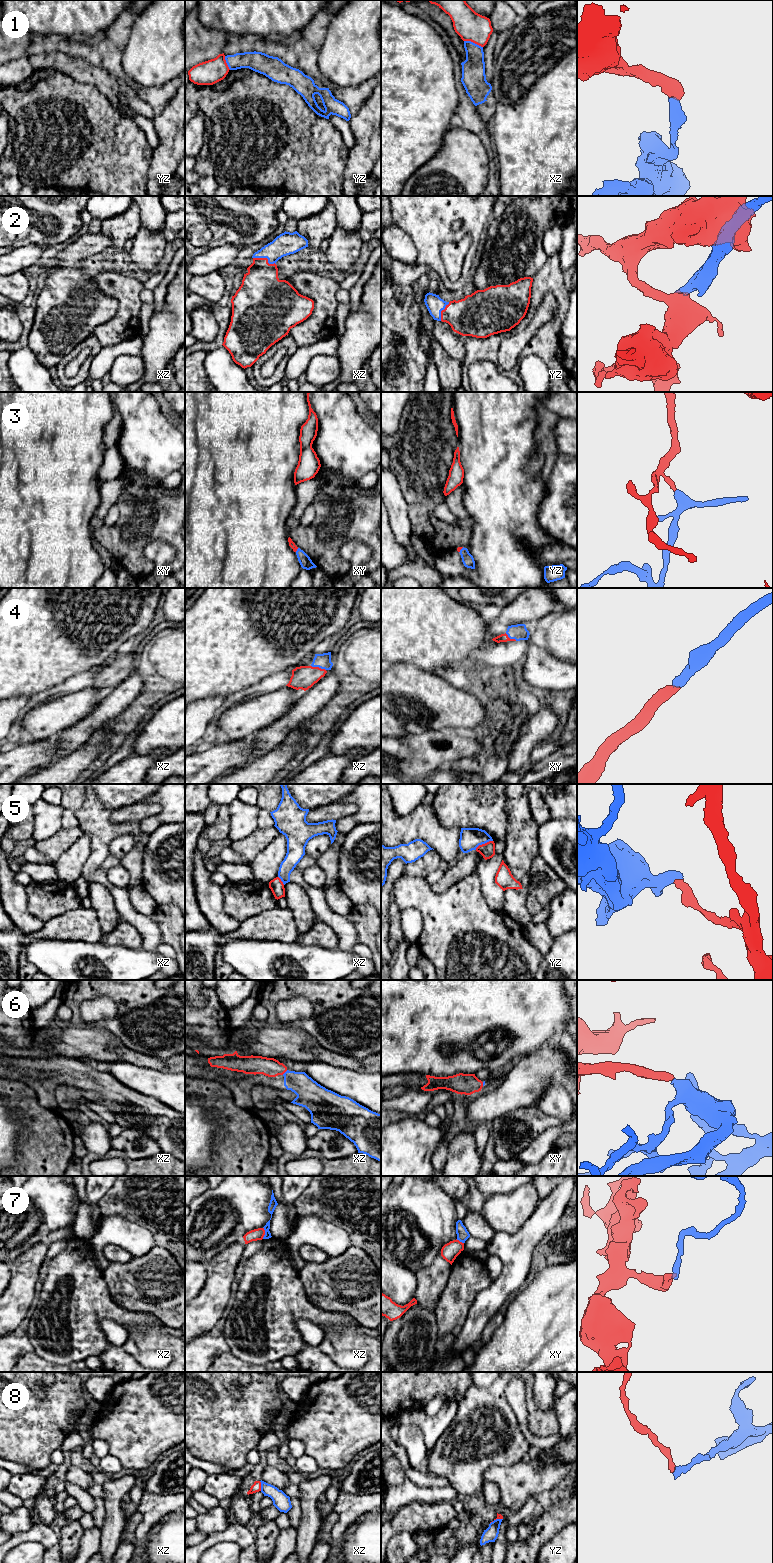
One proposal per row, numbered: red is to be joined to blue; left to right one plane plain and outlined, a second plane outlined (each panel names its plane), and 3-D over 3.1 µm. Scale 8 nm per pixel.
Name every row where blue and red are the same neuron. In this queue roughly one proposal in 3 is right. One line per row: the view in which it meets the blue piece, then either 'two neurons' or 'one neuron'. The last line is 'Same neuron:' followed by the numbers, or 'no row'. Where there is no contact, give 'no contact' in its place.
1: meets blue in xz; two neurons
2: meets blue in xz; one neuron
3: meets blue in xy; two neurons
4: meets blue in xz; one neuron
5: meets blue in yz; two neurons
6: meets blue in xz; one neuron
7: meets blue in xz; two neurons
8: meets blue in xz; two neurons
Same neuron: 2, 4, 6

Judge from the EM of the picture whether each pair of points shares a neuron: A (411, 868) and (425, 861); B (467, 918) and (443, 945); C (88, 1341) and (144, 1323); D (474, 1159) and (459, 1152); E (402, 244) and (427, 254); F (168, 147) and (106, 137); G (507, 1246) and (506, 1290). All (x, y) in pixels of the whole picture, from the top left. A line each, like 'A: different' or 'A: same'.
A: same
B: same
C: same
D: same
E: different
F: different
G: same

